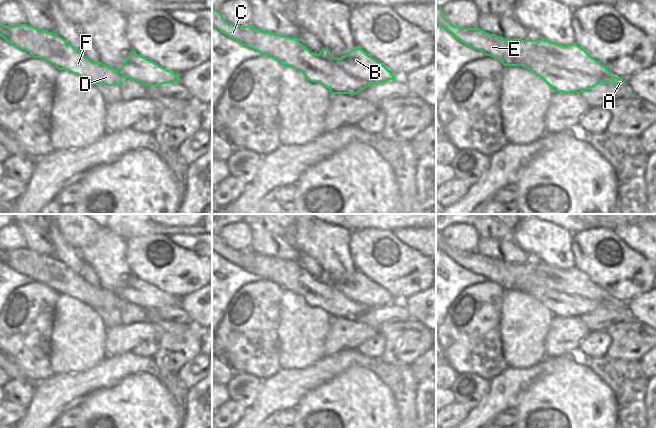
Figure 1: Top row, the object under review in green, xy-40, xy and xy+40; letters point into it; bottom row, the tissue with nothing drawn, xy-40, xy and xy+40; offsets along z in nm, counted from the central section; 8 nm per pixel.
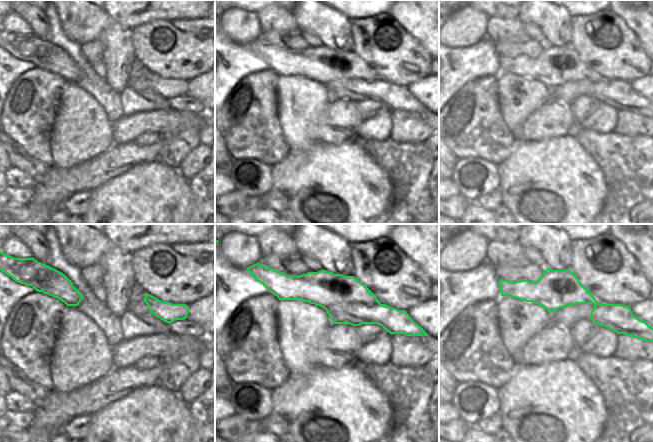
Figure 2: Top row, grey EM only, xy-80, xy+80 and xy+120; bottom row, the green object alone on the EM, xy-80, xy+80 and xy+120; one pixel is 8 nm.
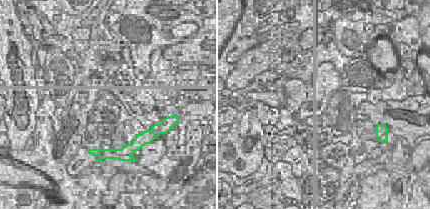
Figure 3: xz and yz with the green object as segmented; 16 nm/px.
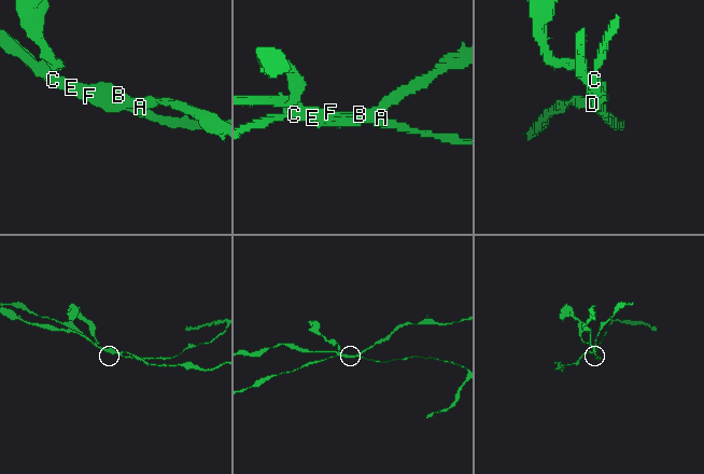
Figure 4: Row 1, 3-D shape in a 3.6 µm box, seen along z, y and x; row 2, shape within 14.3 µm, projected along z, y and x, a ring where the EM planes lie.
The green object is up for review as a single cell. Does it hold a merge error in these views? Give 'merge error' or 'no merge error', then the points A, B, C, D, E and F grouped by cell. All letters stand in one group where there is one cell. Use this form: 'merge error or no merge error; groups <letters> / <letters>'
merge error; groups A B / C D E F

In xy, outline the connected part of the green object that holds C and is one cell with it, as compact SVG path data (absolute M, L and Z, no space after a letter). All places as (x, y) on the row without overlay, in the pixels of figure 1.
M212 232L212 250L217 252L220 256L235 264L239 268L254 274L261 274L259 264L245 260L246 250L235 250L229 248L222 238L215 232Z

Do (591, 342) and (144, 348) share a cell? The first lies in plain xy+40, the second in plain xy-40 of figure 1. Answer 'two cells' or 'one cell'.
one cell

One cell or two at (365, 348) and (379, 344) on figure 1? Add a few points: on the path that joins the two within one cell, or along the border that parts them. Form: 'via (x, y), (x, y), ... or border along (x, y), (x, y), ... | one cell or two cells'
via (368, 348), (373, 348), (376, 345) | one cell

